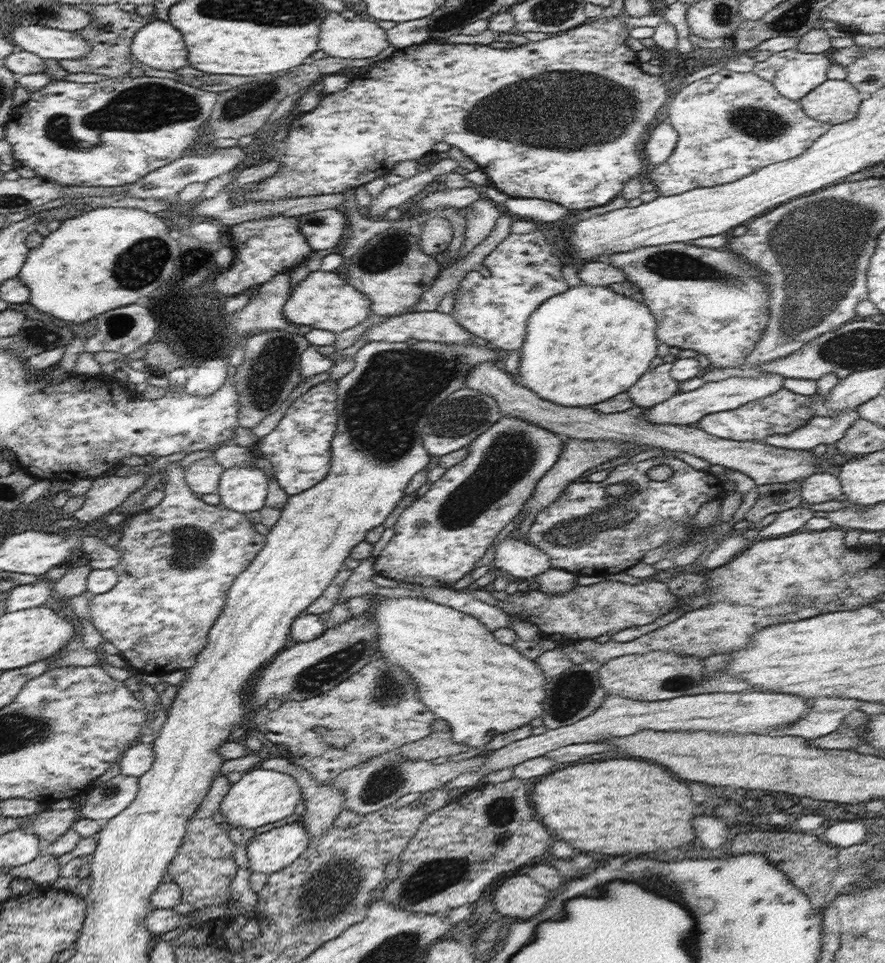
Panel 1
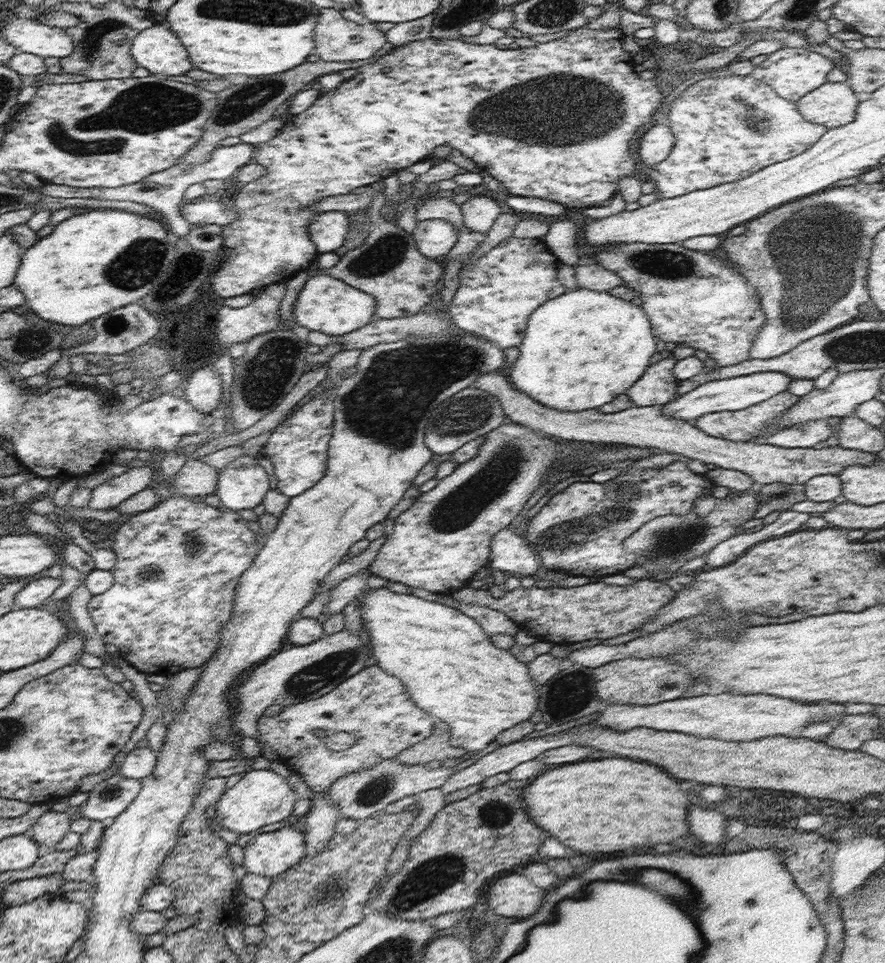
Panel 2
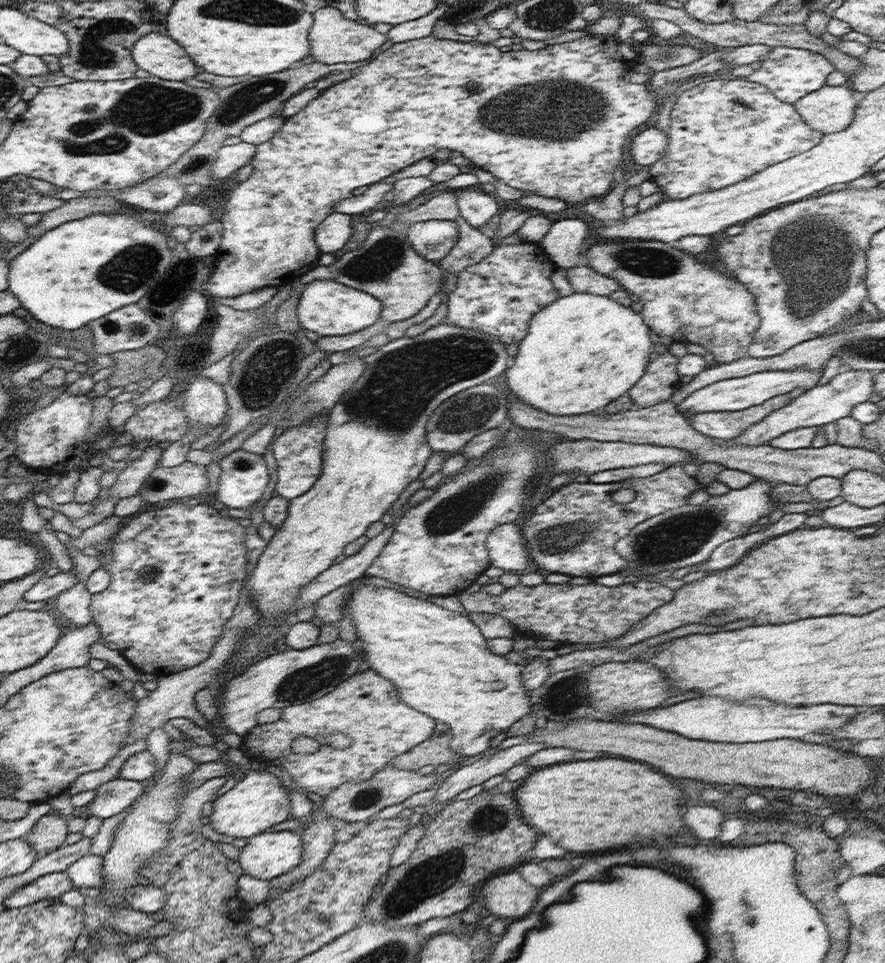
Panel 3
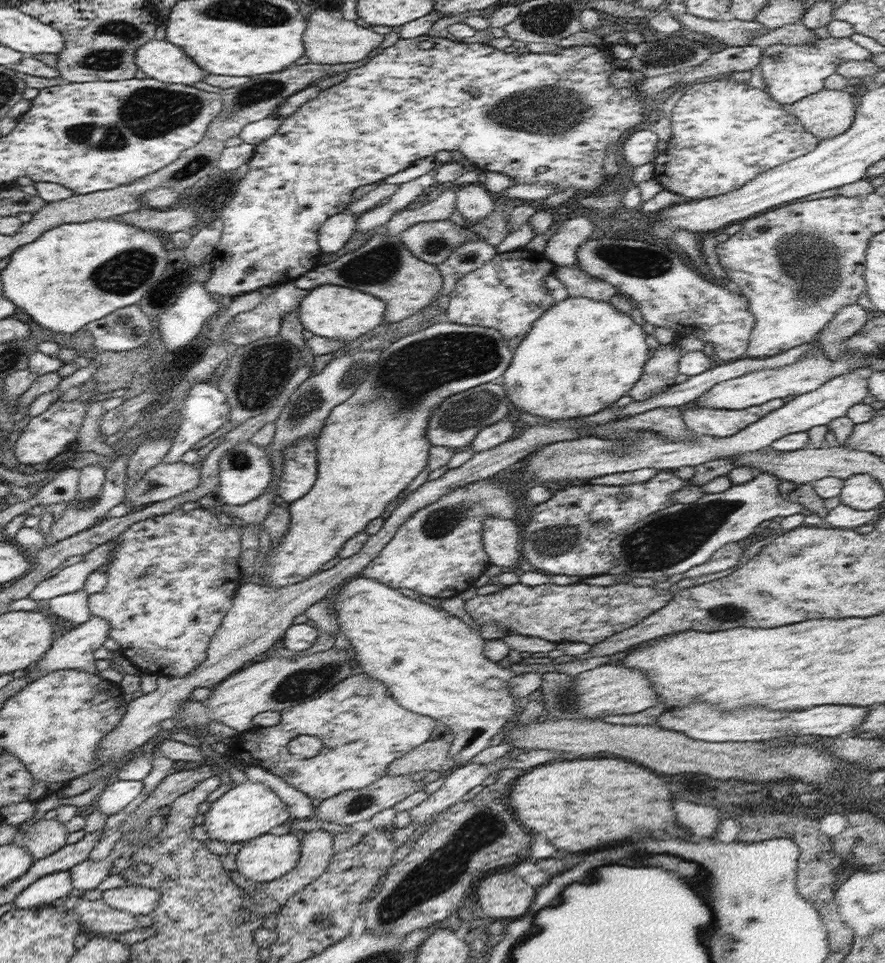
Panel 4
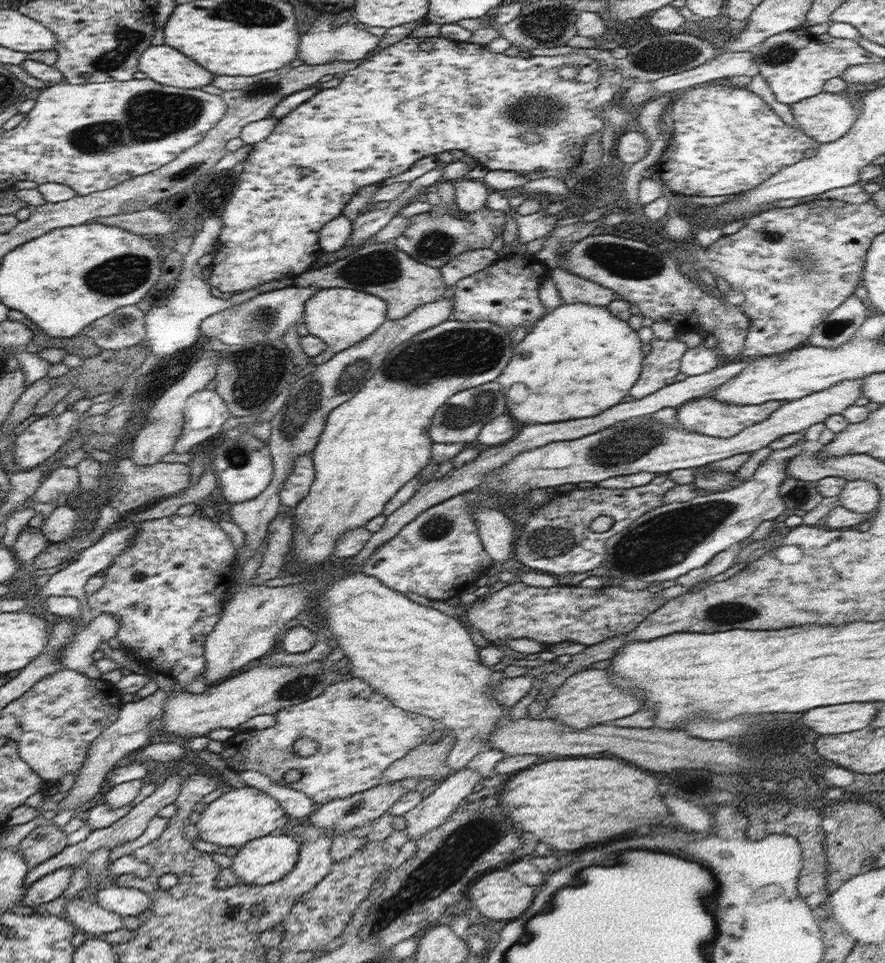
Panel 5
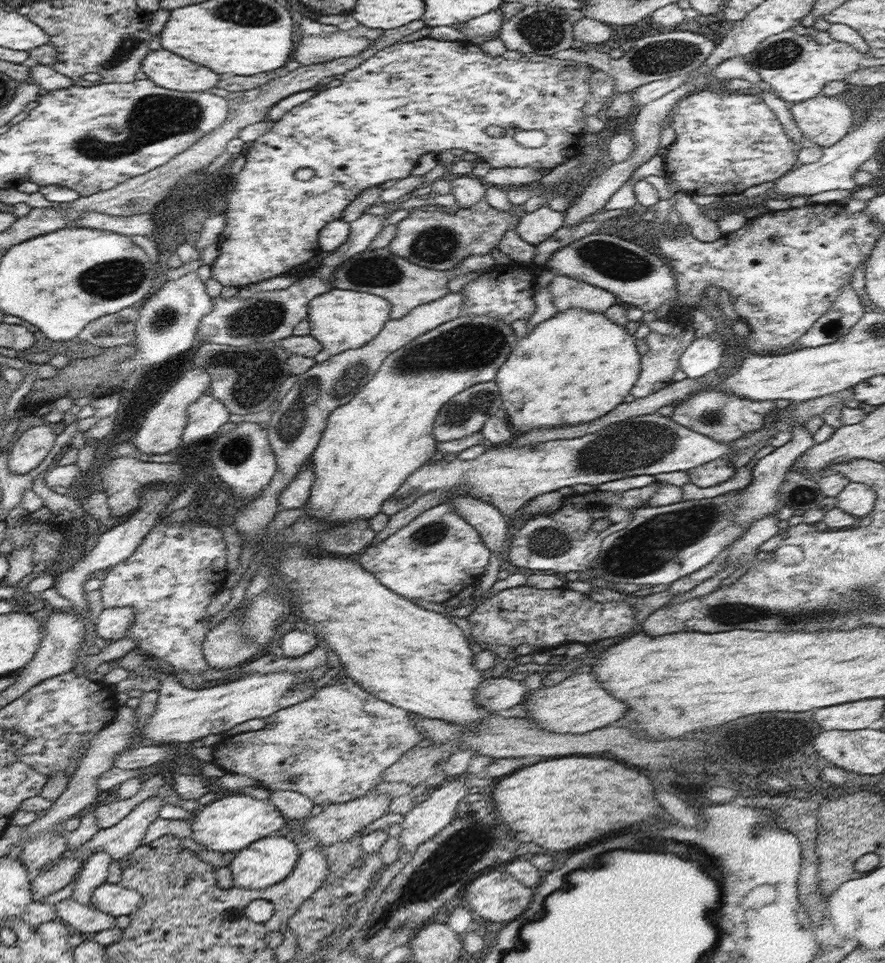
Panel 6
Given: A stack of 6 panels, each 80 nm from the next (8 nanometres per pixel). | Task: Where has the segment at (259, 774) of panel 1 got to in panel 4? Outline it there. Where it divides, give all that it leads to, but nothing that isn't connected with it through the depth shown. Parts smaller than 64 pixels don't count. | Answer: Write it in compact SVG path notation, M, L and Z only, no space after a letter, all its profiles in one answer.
M248 779L214 801L209 810L199 819L199 823L206 829L212 840L221 840L228 844L246 842L269 833L274 826L284 825L286 820L292 818L287 806L281 801L276 792L263 782L254 782Z

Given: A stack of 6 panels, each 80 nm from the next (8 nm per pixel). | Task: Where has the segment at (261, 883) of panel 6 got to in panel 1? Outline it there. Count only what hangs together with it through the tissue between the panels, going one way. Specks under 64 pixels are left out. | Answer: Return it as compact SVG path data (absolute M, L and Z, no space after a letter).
M297 820L253 836L247 846L249 870L270 875L286 868L306 850L309 839L310 834L307 832L306 827L303 824L300 825Z

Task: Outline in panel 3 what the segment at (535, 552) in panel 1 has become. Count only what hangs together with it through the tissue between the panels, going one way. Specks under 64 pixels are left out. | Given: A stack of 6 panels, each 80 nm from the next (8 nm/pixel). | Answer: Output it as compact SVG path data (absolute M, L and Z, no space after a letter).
M513 522L495 526L486 539L491 566L522 574L532 562L522 529Z

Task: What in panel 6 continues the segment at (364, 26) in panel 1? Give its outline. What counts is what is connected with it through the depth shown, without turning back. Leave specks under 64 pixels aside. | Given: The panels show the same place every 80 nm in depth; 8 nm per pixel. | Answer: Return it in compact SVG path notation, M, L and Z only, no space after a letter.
M337 30L328 37L304 36L296 48L294 59L303 66L330 62L335 58L356 56L366 50L374 40L366 39L361 35L354 36L353 32Z

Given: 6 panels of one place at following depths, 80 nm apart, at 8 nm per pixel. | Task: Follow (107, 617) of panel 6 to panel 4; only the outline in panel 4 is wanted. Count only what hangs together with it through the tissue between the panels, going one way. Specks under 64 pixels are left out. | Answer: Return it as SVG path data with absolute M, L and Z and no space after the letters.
M91 616L84 624L68 626L54 638L50 648L43 654L42 658L26 669L26 675L31 680L44 676L56 669L78 669L92 674L99 674L95 665L94 651L98 650L104 641L109 638L109 622L105 618Z

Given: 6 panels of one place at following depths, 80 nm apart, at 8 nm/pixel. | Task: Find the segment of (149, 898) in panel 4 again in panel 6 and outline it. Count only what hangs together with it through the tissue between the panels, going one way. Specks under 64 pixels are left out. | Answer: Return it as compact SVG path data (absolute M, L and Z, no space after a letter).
M104 882L96 887L92 894L91 904L96 909L114 917L130 915L136 912L144 902L142 894L120 886Z

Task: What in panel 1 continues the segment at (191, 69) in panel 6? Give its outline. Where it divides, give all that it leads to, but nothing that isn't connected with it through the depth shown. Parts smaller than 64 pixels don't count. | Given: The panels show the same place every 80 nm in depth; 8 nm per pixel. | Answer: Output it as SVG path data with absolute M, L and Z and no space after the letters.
M150 20L137 30L131 44L131 54L140 63L163 71L188 67L188 53L182 33L168 21Z

